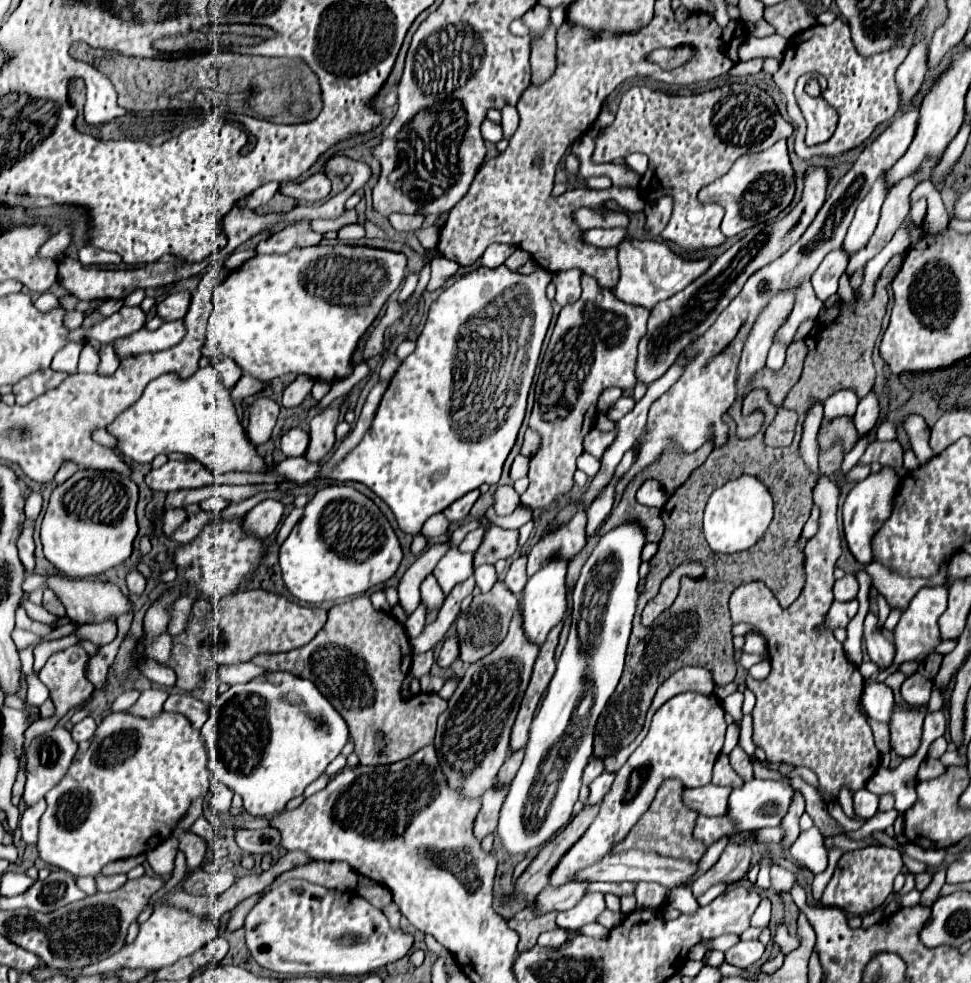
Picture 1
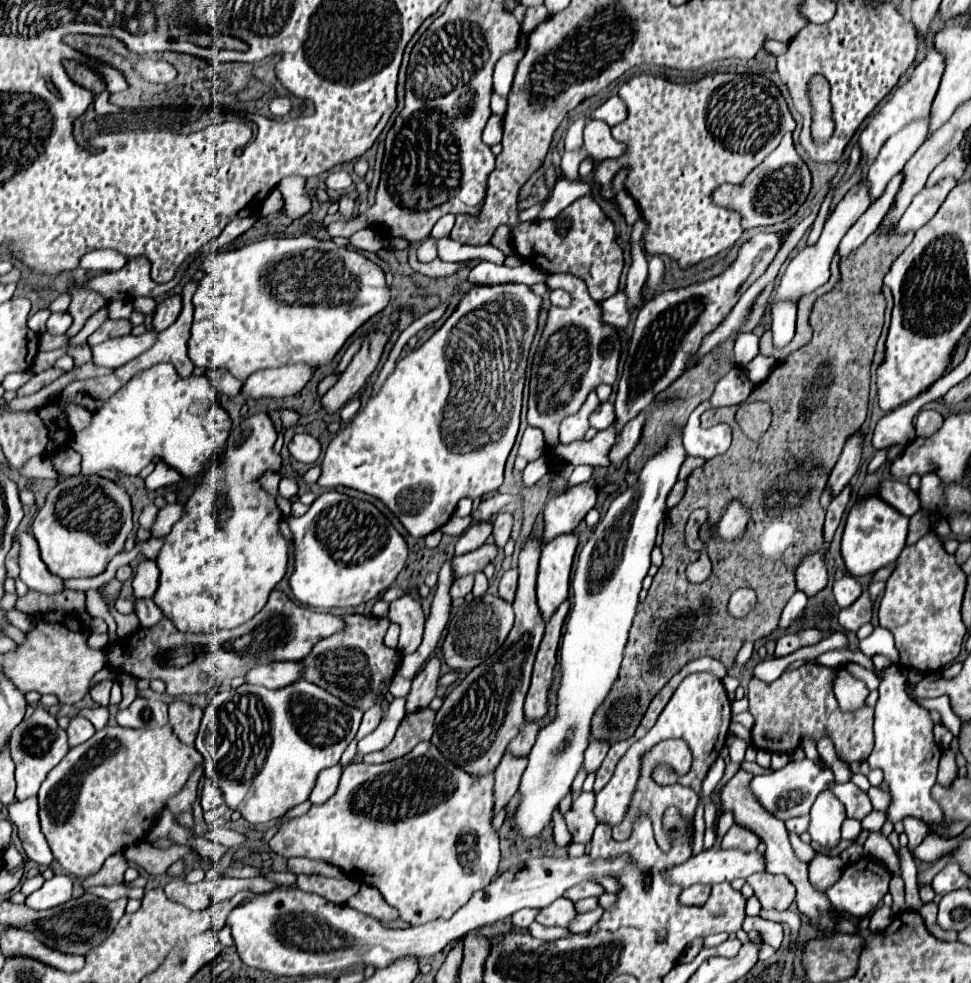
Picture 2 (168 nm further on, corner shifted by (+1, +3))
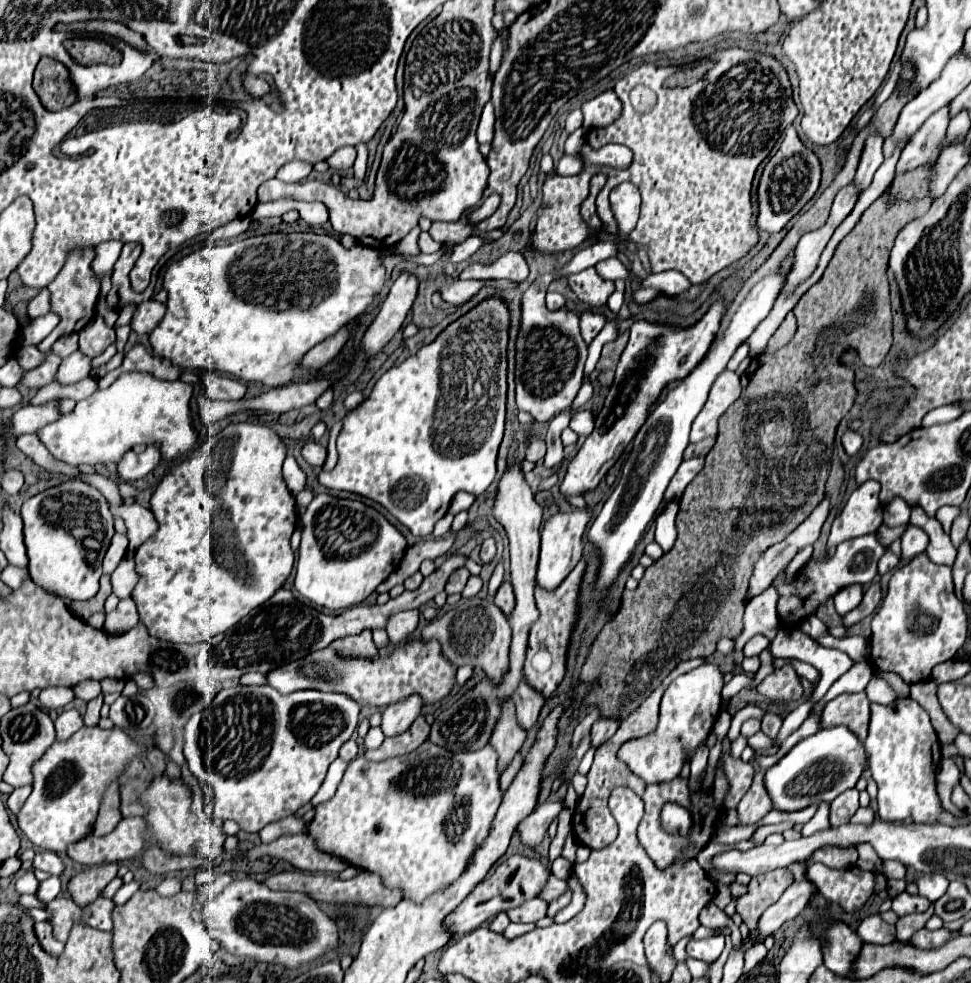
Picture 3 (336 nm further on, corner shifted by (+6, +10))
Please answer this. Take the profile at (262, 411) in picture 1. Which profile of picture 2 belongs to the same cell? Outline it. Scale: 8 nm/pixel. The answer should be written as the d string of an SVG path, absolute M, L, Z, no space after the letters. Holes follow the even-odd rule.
M258 413L258 415L252 415L252 417L246 417L240 427L232 429L226 445L224 445L224 451L222 451L222 457L220 461L212 463L204 475L202 475L202 481L198 483L198 487L194 489L194 493L188 497L186 505L184 505L184 515L180 517L180 521L174 523L170 535L164 539L164 545L156 557L156 563L158 563L158 569L160 569L160 579L158 579L158 589L154 593L154 603L160 607L162 615L166 619L170 619L174 623L174 627L182 633L214 633L216 629L234 629L242 623L246 623L248 619L252 619L262 607L264 603L268 601L268 595L272 593L272 589L282 581L282 577L286 575L286 569L288 569L288 541L282 537L280 533L280 521L282 521L282 515L280 515L280 509L278 509L278 503L276 499L266 493L260 485L260 477L266 473L266 471L274 471L274 473L280 473L282 469L282 457L274 453L274 443L276 443L276 429L270 421L268 415L264 413Z

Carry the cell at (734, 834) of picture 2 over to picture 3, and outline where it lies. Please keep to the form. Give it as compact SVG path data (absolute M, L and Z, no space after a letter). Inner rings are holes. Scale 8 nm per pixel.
M757 770L749 792L737 804L737 818L739 818L741 826L757 824L773 808L771 798L763 786L763 774L765 774L765 770Z

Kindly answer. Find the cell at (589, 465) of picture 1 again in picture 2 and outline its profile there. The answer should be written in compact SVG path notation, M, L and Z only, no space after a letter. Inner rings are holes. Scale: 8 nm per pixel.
M580 465L580 467L574 467L574 473L570 475L570 479L568 479L568 485L578 485L578 483L584 483L584 481L588 481L590 477L592 477L592 467L588 467L588 465Z

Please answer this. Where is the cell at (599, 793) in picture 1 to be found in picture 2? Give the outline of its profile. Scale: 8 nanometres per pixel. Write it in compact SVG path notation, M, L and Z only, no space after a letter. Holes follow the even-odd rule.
M582 793L570 807L568 813L564 813L564 821L568 825L568 831L574 837L574 843L588 843L592 837L592 831L596 829L598 821L592 813L592 801L594 793Z

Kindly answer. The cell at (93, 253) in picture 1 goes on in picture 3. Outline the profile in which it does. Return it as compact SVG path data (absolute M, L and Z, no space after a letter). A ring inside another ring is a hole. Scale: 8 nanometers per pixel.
M109 240L95 246L95 258L91 262L91 270L95 270L97 280L103 280L107 274L113 272L113 266L121 254L121 248L123 248L123 242L119 240Z

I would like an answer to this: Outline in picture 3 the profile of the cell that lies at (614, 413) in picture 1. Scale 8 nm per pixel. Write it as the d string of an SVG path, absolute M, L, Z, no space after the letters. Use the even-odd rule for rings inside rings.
M579 410L573 418L571 418L571 424L569 424L577 434L581 436L587 436L591 434L591 430L595 428L595 414L591 410Z

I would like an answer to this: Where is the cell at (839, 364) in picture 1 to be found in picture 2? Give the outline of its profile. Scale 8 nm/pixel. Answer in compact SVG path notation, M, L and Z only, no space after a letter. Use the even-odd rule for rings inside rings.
M876 229L864 245L840 261L840 281L832 291L818 297L812 307L812 341L776 363L766 381L750 393L748 401L766 401L774 413L770 429L760 441L748 439L738 427L735 415L739 406L702 414L703 428L718 423L732 427L732 445L724 455L692 471L684 499L666 515L662 543L664 563L654 575L646 599L638 603L638 613L624 647L620 677L592 717L592 737L610 745L632 737L650 701L688 661L708 655L732 667L742 643L766 639L778 627L784 605L796 593L796 565L822 545L824 509L820 507L820 495L828 475L846 439L856 433L866 419L870 367L886 309L882 279L892 261L910 245L912 237L914 231L900 235L896 229ZM732 497L750 509L746 531L736 541L704 537L712 561L712 575L704 583L694 585L686 579L686 565L696 561L698 553L684 543L686 521L694 509L704 507L710 519L718 523ZM740 587L756 591L756 607L746 617L734 619L728 613L728 599Z

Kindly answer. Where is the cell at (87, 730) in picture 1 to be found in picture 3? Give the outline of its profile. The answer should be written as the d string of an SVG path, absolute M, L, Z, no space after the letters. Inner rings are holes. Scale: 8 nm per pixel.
M65 710L59 714L55 720L55 730L57 730L57 740L67 740L71 738L79 728L83 728L83 716L79 710Z

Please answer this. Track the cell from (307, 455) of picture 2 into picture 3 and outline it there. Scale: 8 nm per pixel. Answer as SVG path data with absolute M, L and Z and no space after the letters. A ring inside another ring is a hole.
M311 440L311 442L303 444L301 454L303 454L303 458L305 458L311 466L323 466L325 456L327 456L327 450L325 450L321 444L317 444L317 442Z

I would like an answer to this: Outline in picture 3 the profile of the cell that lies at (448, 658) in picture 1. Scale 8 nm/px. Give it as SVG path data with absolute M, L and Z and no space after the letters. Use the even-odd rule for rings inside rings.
M411 694L411 698L403 698L403 702L395 702L383 710L383 720L381 728L385 736L395 736L405 732L413 720L421 714L423 710L423 698L419 694Z

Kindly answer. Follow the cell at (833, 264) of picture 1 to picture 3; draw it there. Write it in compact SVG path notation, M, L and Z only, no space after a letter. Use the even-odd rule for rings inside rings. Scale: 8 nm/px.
M945 106L939 112L935 112L903 148L899 162L895 166L895 176L901 176L905 172L911 172L919 166L925 166L937 160L939 144L945 138L947 124L949 124L949 114Z

